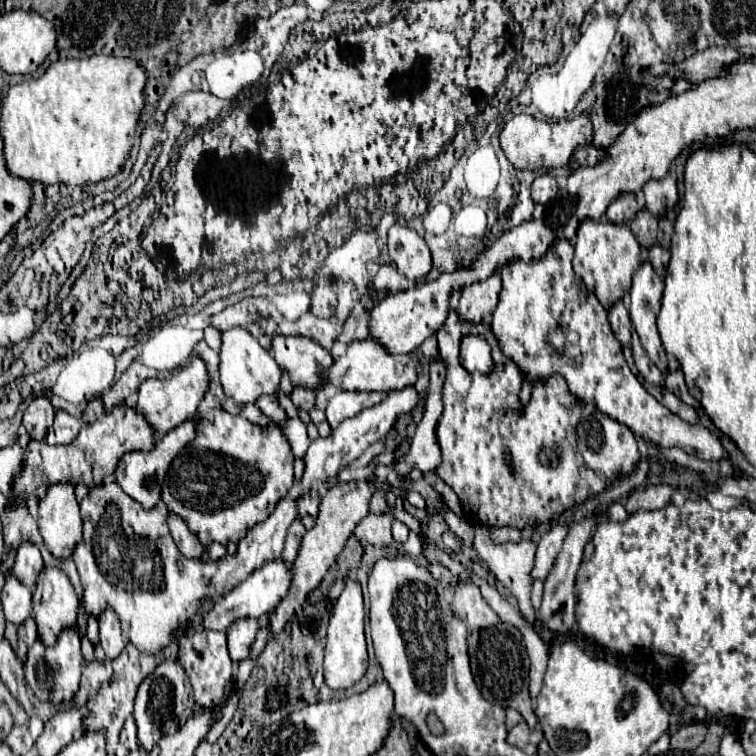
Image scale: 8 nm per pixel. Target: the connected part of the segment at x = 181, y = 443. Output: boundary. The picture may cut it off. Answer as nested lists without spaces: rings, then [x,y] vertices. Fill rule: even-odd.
[[[191,418],[191,420],[185,420],[183,424],[179,424],[177,428],[173,428],[171,432],[167,432],[157,444],[153,450],[149,452],[129,452],[127,456],[123,456],[119,460],[119,466],[115,470],[115,480],[123,486],[123,490],[133,498],[133,500],[139,500],[139,504],[143,504],[143,508],[153,508],[159,504],[159,488],[163,484],[163,478],[165,478],[165,472],[171,464],[171,460],[195,438],[195,432],[197,432],[197,420]]]

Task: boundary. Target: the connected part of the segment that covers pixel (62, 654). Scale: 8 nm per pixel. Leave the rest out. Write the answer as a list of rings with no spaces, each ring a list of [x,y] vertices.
[[[67,628],[59,634],[55,646],[47,648],[43,646],[41,640],[37,640],[29,648],[29,658],[25,664],[25,678],[29,688],[35,692],[35,696],[43,702],[71,702],[73,696],[79,690],[79,678],[81,678],[81,666],[83,666],[83,656],[81,656],[81,638],[73,628]]]

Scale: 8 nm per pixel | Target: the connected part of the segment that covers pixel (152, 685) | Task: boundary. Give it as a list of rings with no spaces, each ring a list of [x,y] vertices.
[[[173,660],[173,662],[159,664],[155,672],[139,684],[137,698],[135,698],[133,718],[137,724],[137,740],[141,748],[149,752],[153,744],[159,742],[163,736],[177,732],[179,726],[185,724],[185,720],[193,714],[193,708],[195,708],[193,690],[187,680],[187,674],[183,672],[183,668],[179,668],[179,662]]]

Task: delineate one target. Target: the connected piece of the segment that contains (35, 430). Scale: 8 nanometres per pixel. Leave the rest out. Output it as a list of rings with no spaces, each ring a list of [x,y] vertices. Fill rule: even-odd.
[[[39,396],[25,410],[23,426],[27,428],[27,432],[29,432],[29,436],[33,440],[43,440],[45,434],[47,434],[47,430],[53,424],[53,416],[55,416],[55,410],[53,410],[49,398]]]

